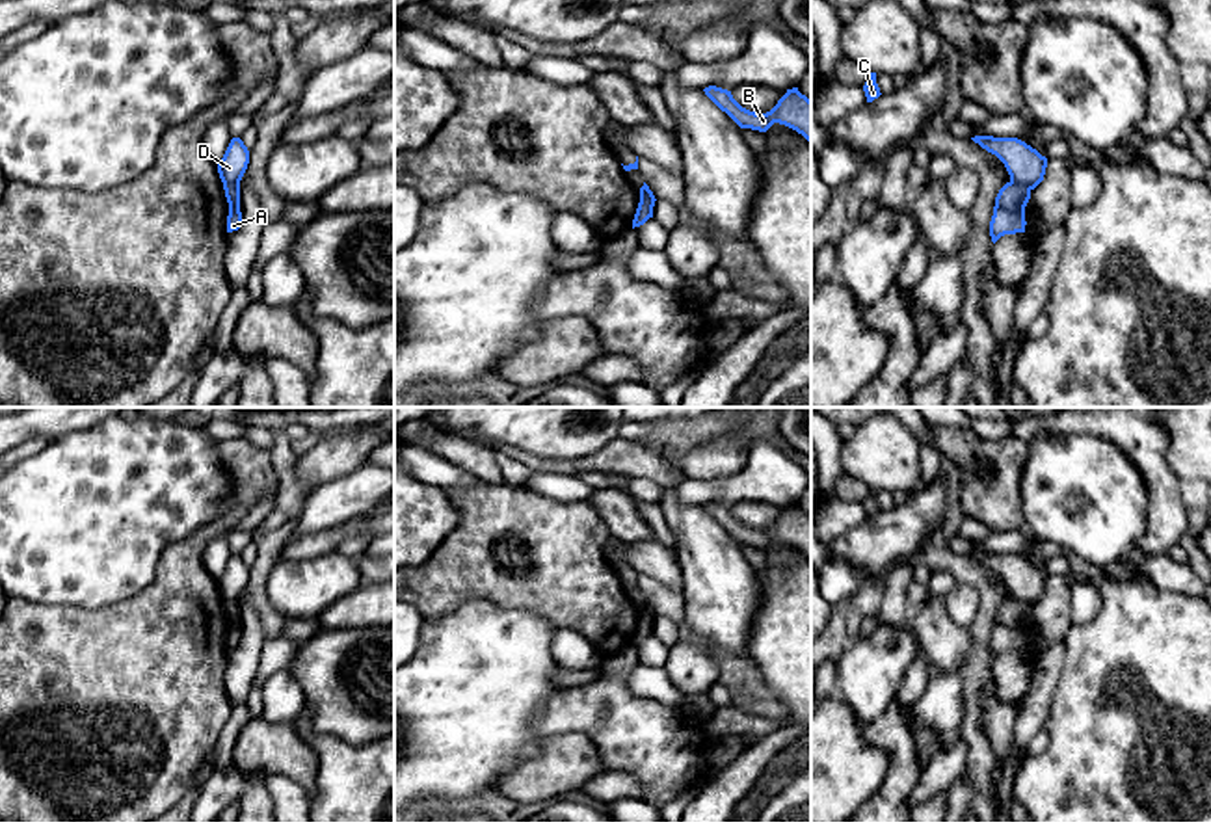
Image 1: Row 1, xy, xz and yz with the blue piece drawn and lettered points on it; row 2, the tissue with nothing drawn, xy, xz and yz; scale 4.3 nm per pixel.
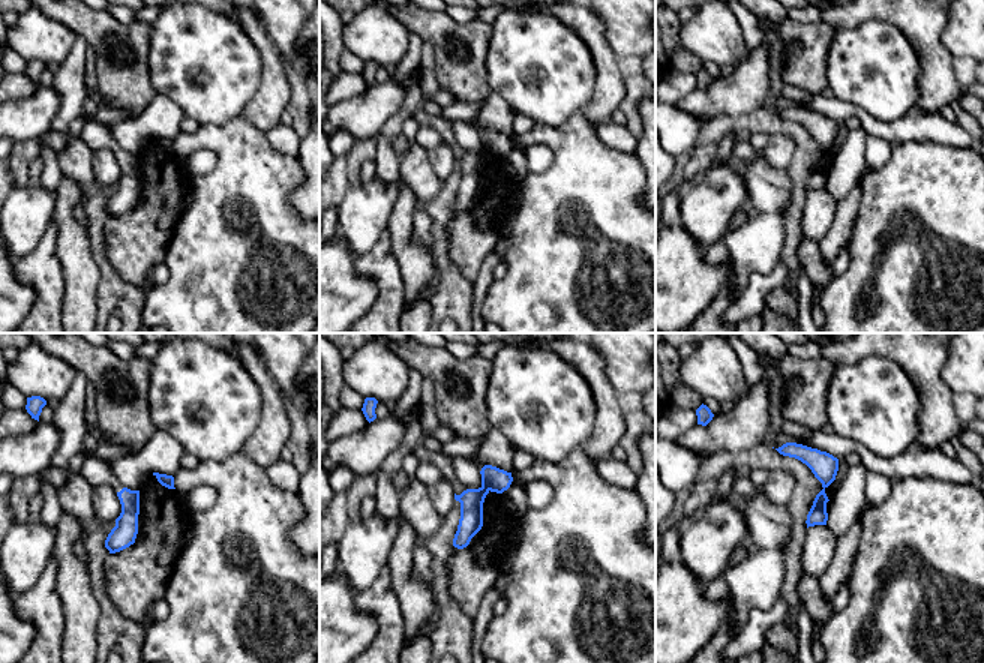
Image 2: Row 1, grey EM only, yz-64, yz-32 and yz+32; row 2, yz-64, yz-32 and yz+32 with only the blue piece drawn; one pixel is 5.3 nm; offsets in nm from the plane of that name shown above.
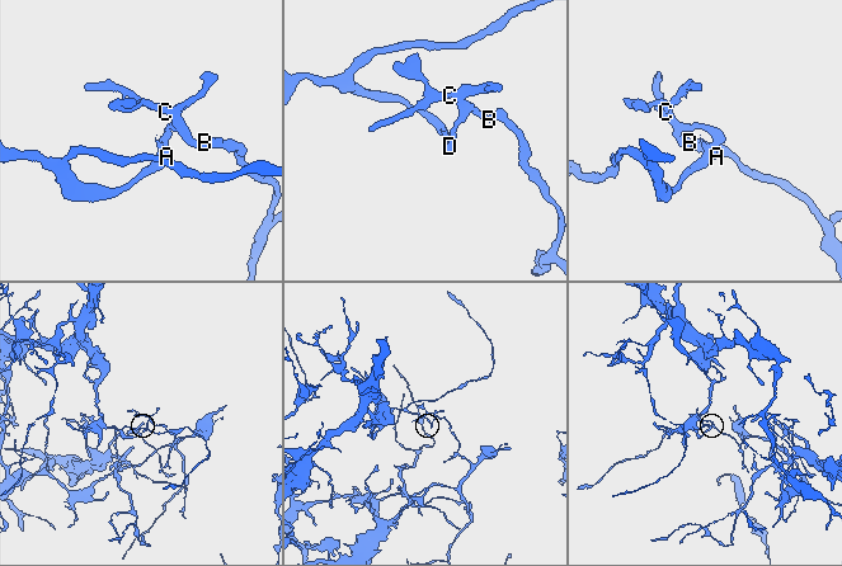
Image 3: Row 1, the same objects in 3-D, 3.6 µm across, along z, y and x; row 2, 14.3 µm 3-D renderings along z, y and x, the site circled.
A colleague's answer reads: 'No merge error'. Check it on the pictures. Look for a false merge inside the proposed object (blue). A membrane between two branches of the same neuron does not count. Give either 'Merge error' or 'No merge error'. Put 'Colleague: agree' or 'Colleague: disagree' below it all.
Merge error
Colleague: disagree

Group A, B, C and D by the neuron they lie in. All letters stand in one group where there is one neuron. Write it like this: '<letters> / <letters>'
A / B C D

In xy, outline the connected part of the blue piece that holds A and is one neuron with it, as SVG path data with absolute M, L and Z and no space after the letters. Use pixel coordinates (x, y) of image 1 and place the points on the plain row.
M227 601L223 603L223 606L229 619L227 649L233 649L233 647L238 647L242 642L240 601Z

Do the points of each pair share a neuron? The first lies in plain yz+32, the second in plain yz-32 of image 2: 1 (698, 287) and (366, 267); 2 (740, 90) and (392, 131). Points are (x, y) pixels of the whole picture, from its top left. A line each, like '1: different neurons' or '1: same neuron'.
1: different neurons
2: different neurons

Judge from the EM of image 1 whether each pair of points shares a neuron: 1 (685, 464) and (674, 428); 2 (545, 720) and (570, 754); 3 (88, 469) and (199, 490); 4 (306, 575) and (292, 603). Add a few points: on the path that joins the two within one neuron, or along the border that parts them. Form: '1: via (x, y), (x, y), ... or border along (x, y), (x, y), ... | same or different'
1: border along (722, 439), (692, 450), (670, 450), (666, 454) | different
2: border along (544, 737), (583, 733), (598, 750) | different
3: via (116, 484), (172, 484) | same
4: via (306, 583), (296, 596) | same

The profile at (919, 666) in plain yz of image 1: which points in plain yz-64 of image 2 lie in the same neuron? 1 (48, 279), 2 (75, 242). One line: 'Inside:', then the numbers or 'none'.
Inside: 2

